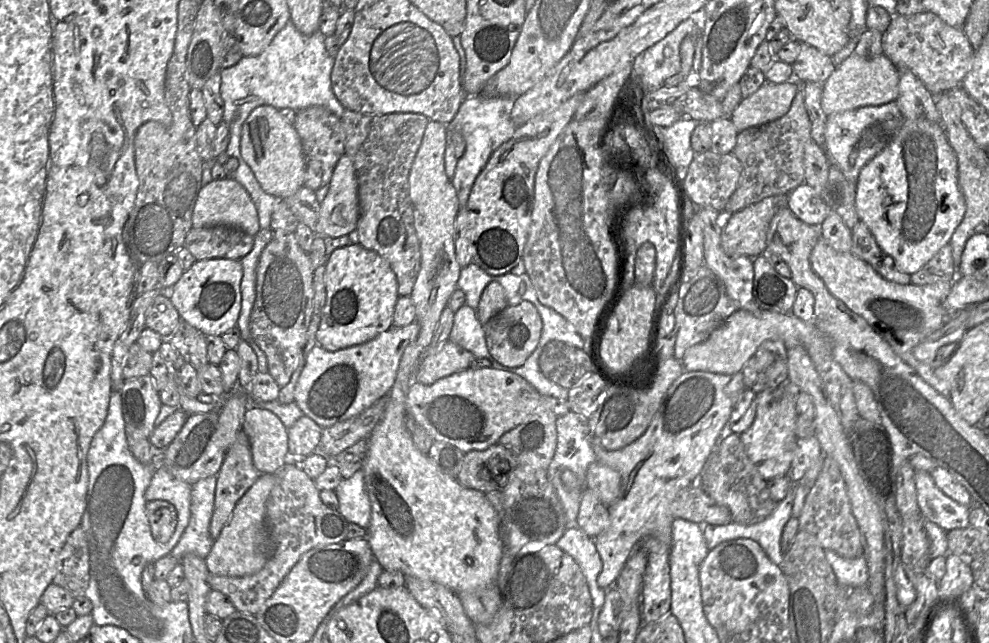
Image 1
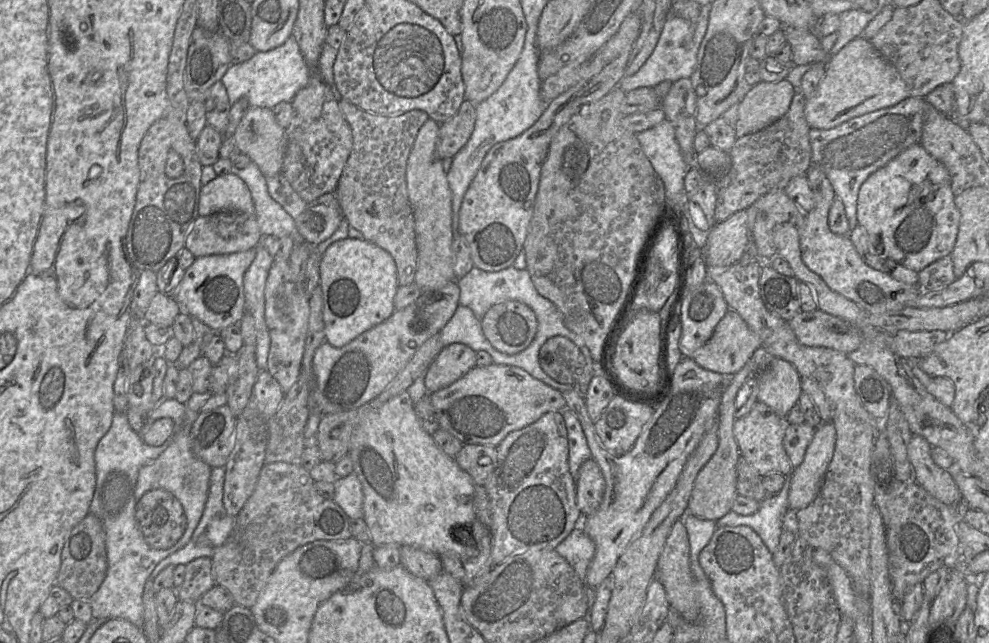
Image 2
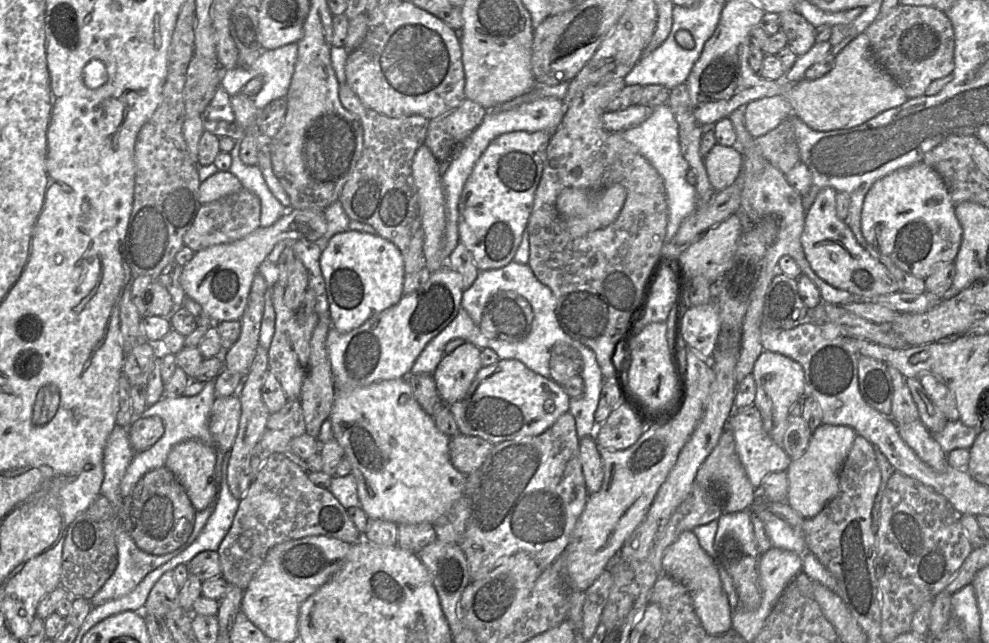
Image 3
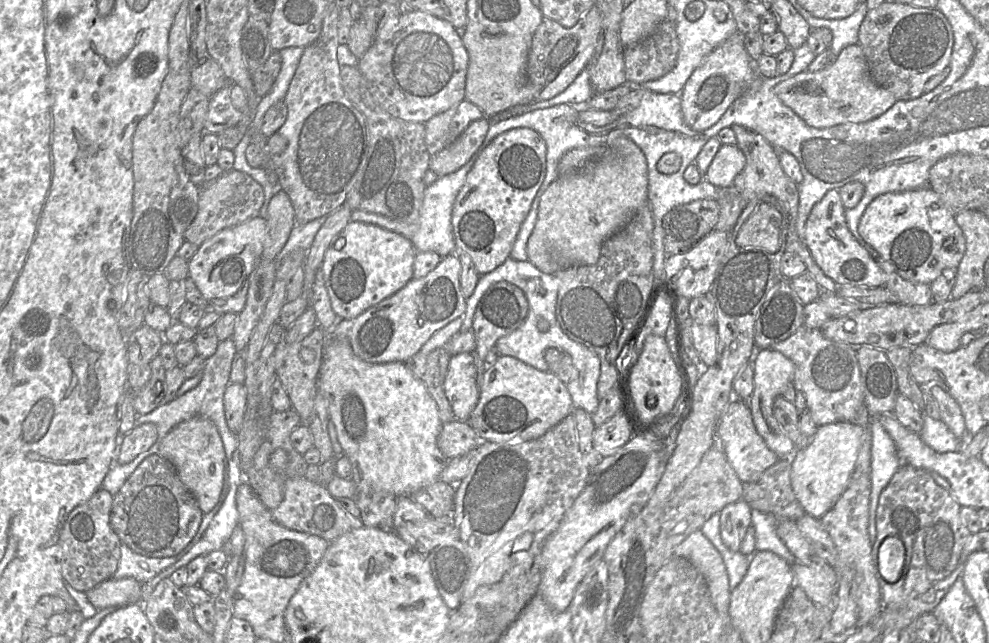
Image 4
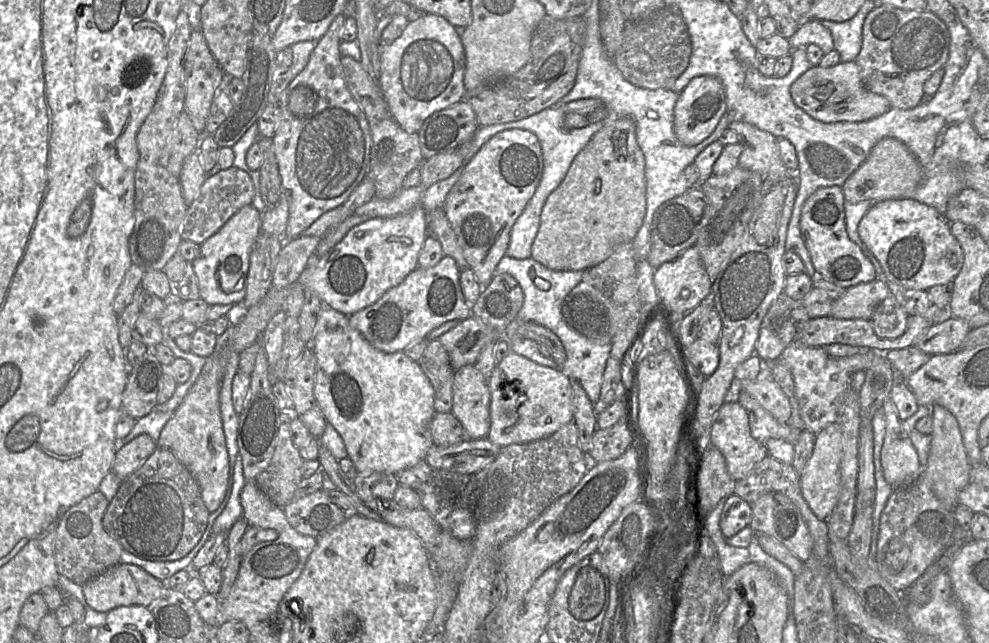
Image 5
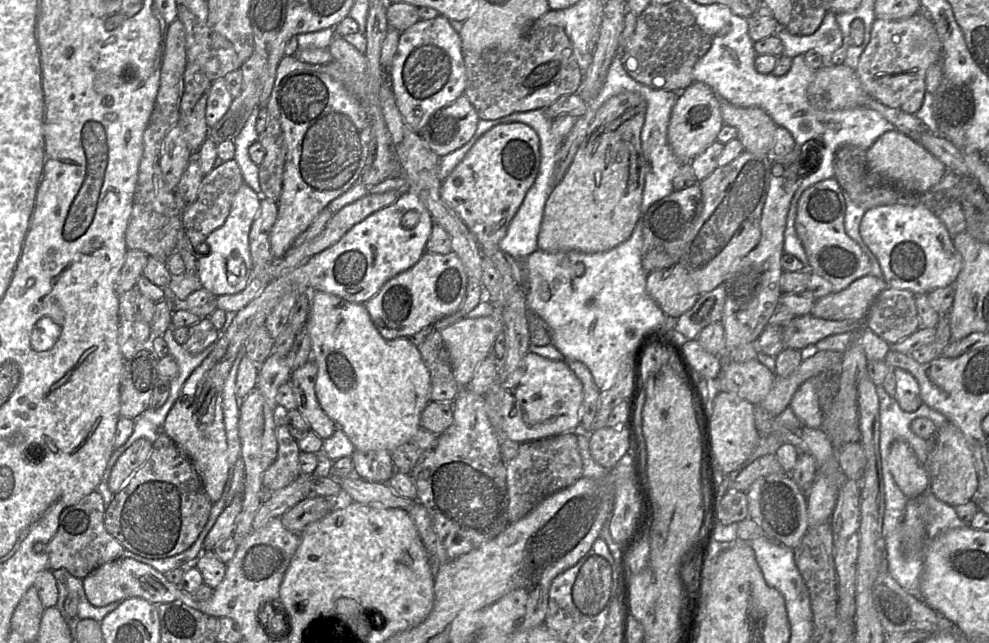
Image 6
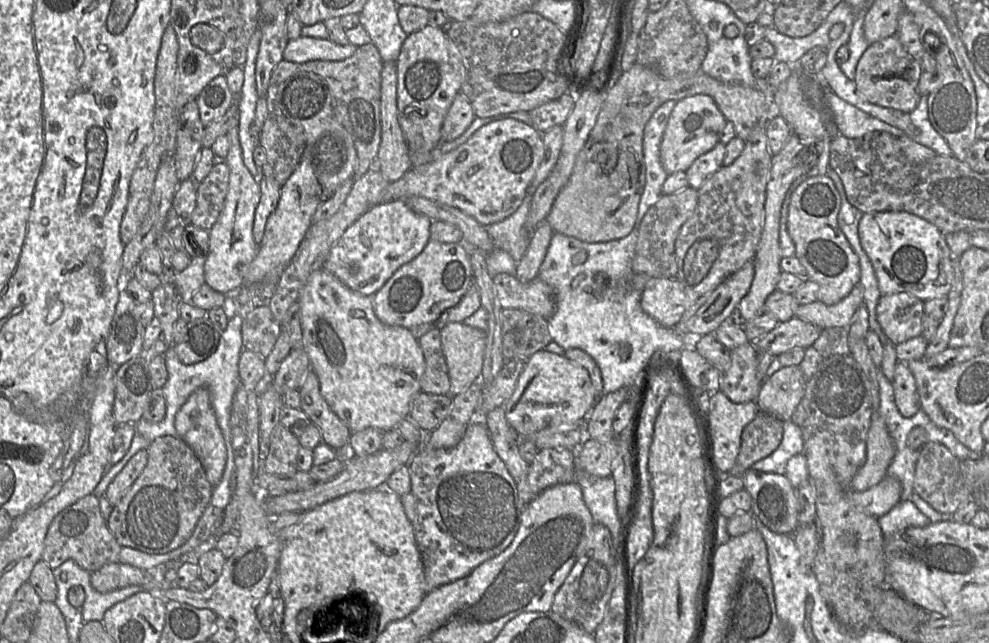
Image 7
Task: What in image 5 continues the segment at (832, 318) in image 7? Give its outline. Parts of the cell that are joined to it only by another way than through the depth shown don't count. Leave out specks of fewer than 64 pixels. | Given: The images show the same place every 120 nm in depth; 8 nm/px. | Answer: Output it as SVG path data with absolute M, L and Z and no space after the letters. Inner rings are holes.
M883 279L860 283L846 289L830 310L830 317L837 319L870 319L875 308L890 296Z

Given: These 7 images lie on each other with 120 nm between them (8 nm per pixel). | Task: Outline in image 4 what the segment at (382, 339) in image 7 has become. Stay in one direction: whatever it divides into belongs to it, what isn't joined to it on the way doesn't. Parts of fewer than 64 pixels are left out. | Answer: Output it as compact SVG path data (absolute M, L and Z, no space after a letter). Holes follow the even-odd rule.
M326 333L317 386L328 403L329 420L333 422L344 455L351 463L352 480L358 492L387 492L400 497L411 495L440 479L449 461L438 447L443 423L424 381L415 377L405 362L365 362L353 352L346 338Z

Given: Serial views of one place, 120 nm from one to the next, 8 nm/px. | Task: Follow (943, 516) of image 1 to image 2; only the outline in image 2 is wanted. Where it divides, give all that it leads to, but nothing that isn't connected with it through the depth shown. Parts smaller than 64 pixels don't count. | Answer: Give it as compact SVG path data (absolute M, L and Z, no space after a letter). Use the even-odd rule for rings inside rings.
M912 435L907 447L908 459L913 471L913 479L930 495L948 506L956 506L961 493L953 476L942 469L931 457L932 446L919 435Z

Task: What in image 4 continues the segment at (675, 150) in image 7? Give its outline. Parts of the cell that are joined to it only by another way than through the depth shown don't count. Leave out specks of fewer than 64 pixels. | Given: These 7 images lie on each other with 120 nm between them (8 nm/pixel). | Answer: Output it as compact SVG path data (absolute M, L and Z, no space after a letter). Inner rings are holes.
M736 33L726 39L703 58L679 94L685 124L695 131L711 127L733 101L749 87L757 73L755 63L744 47L742 35Z

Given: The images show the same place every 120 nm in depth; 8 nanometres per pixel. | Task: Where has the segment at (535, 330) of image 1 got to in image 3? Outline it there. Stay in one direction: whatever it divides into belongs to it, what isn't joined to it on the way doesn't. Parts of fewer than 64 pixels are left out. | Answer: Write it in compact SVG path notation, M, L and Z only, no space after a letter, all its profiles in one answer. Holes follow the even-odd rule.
M498 291L485 304L479 328L483 335L510 343L524 341L532 329L529 302L513 291Z

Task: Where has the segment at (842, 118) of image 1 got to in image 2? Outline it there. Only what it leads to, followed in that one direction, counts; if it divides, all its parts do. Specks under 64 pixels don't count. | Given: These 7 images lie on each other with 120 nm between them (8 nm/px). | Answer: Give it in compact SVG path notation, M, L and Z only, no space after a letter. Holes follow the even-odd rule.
M909 96L898 104L852 118L825 130L810 128L811 162L825 173L844 205L850 230L858 225L857 198L863 182L902 151L920 143L927 102Z

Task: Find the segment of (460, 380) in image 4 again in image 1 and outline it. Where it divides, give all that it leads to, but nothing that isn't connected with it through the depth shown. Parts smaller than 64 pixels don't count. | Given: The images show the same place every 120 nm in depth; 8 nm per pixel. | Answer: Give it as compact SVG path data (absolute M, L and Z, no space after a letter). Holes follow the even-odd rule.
M447 340L438 352L422 361L414 379L418 383L431 385L442 378L470 368L474 357L460 345Z

